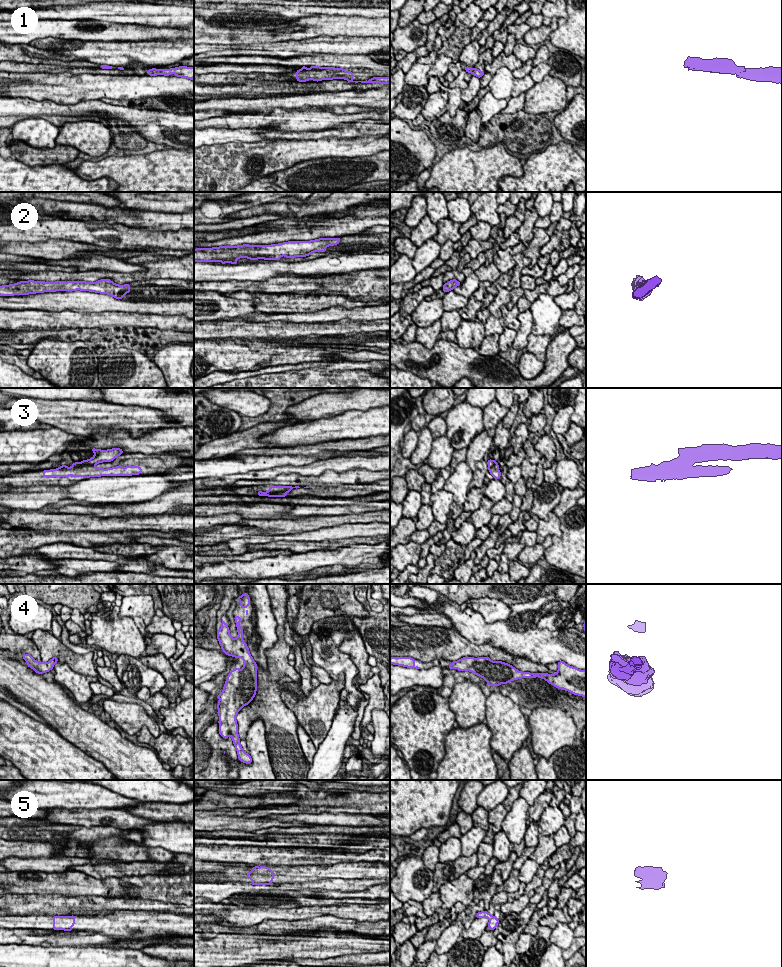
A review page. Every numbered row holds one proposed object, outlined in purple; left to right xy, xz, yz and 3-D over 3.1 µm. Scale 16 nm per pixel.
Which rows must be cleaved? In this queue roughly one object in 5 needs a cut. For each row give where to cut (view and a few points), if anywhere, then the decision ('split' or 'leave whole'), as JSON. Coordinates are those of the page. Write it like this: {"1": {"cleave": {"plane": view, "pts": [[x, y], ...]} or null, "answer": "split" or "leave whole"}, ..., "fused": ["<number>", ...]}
{"1": {"cleave": {"plane": "xz", "pts": [[348, 79], [351, 80]]}, "answer": "split"}, "2": {"cleave": null, "answer": "leave whole"}, "3": {"cleave": {"plane": "xy", "pts": [[93, 465], [72, 466]]}, "answer": "split"}, "4": {"cleave": null, "answer": "leave whole"}, "5": {"cleave": {"plane": "yz", "pts": [[493, 916], [489, 920]]}, "answer": "split"}, "fused": ["1", "3", "5"]}

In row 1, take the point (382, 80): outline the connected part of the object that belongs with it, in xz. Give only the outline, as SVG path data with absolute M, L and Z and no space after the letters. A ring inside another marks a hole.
M373 77L371 79L369 79L368 81L352 81L352 80L348 80L348 82L350 83L380 83L380 84L390 84L390 77Z

